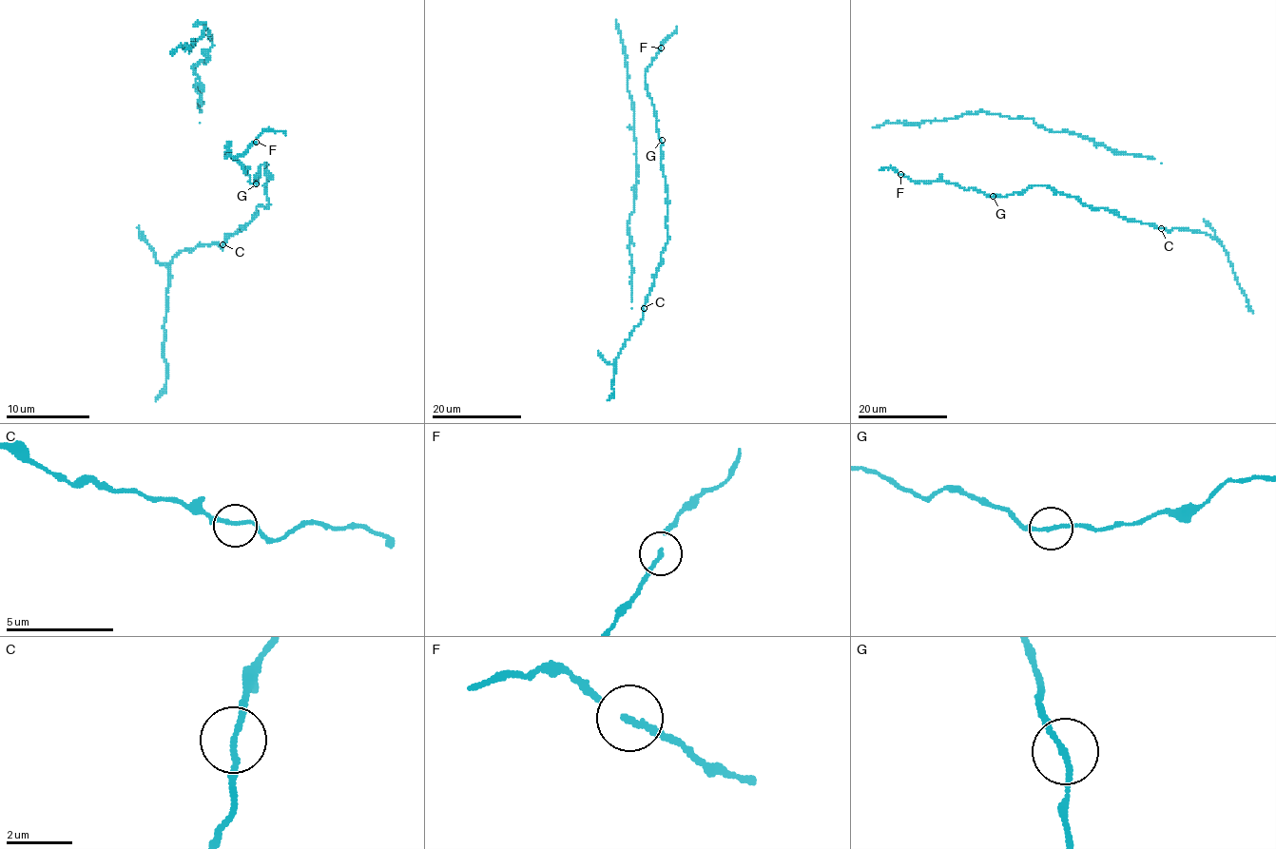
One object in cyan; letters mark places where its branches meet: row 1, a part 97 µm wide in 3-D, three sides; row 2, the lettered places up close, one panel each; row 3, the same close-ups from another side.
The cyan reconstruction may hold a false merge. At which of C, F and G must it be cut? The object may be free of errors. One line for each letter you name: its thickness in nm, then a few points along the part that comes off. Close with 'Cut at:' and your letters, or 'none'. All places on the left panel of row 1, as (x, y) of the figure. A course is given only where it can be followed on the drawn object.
Cut at: none

